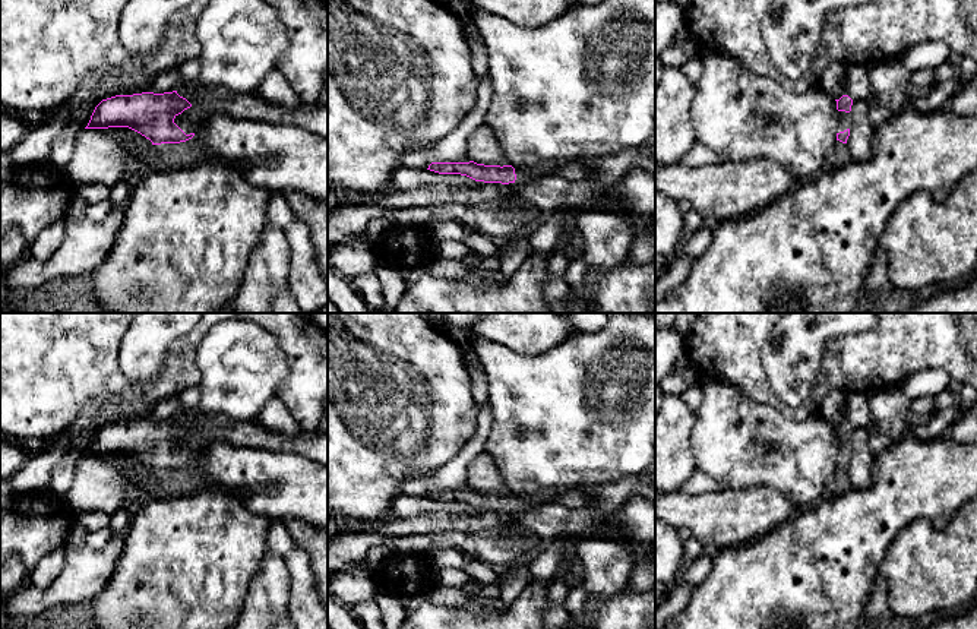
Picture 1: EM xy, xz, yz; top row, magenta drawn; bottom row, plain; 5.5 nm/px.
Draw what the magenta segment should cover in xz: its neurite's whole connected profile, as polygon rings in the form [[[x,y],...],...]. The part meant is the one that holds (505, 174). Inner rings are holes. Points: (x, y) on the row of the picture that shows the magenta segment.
[[[474,161],[469,162],[431,162],[430,171],[439,174],[461,174],[475,181],[484,183],[524,183],[538,177],[562,177],[567,181],[588,180],[592,174],[592,161],[576,162],[540,162],[532,167],[512,165],[484,165]]]

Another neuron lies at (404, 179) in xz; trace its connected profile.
[[[399,167],[389,181],[389,190],[408,192],[415,187],[434,186],[440,183],[472,183],[475,180],[461,174],[439,174],[430,170]]]

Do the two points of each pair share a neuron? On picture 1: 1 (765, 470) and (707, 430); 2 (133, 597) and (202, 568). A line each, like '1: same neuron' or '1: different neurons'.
1: same neuron
2: same neuron

